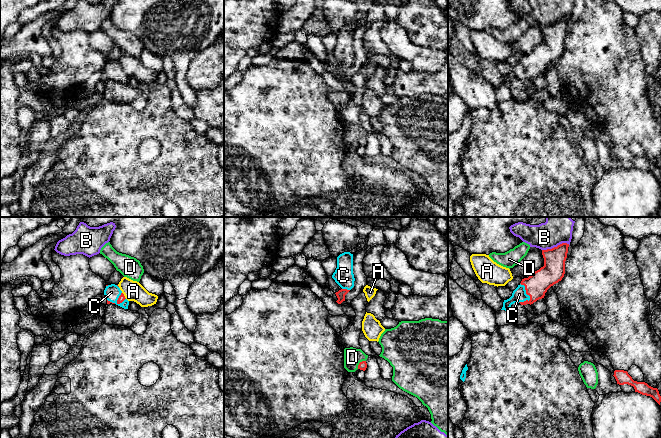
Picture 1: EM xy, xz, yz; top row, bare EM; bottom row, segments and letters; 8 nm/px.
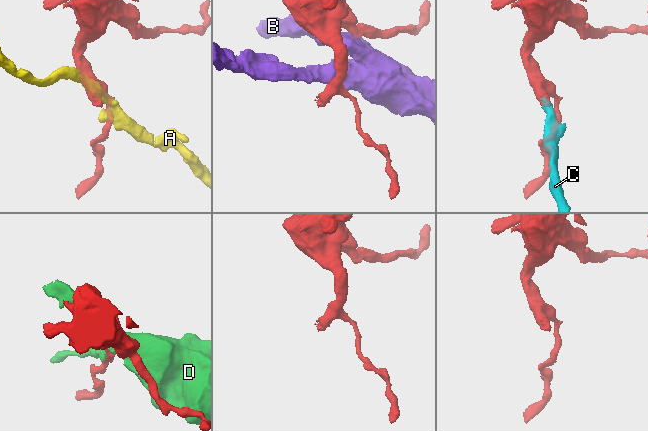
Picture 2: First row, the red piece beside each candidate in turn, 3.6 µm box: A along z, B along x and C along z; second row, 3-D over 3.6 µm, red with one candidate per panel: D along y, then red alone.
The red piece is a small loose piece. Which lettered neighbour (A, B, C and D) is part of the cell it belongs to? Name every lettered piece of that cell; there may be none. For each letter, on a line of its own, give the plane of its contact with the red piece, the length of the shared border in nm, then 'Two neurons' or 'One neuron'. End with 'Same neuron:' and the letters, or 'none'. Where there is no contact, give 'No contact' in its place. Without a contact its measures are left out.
A: Touches red in xy. Shared border 70 nm. Two neurons
B: Touches red in yz. Shared border 220 nm. Two neurons
C: Touches red in yz. Shared border 170 nm. One neuron
D: Touches red in xz. Shared border 100 nm. Two neurons
Same neuron: C

